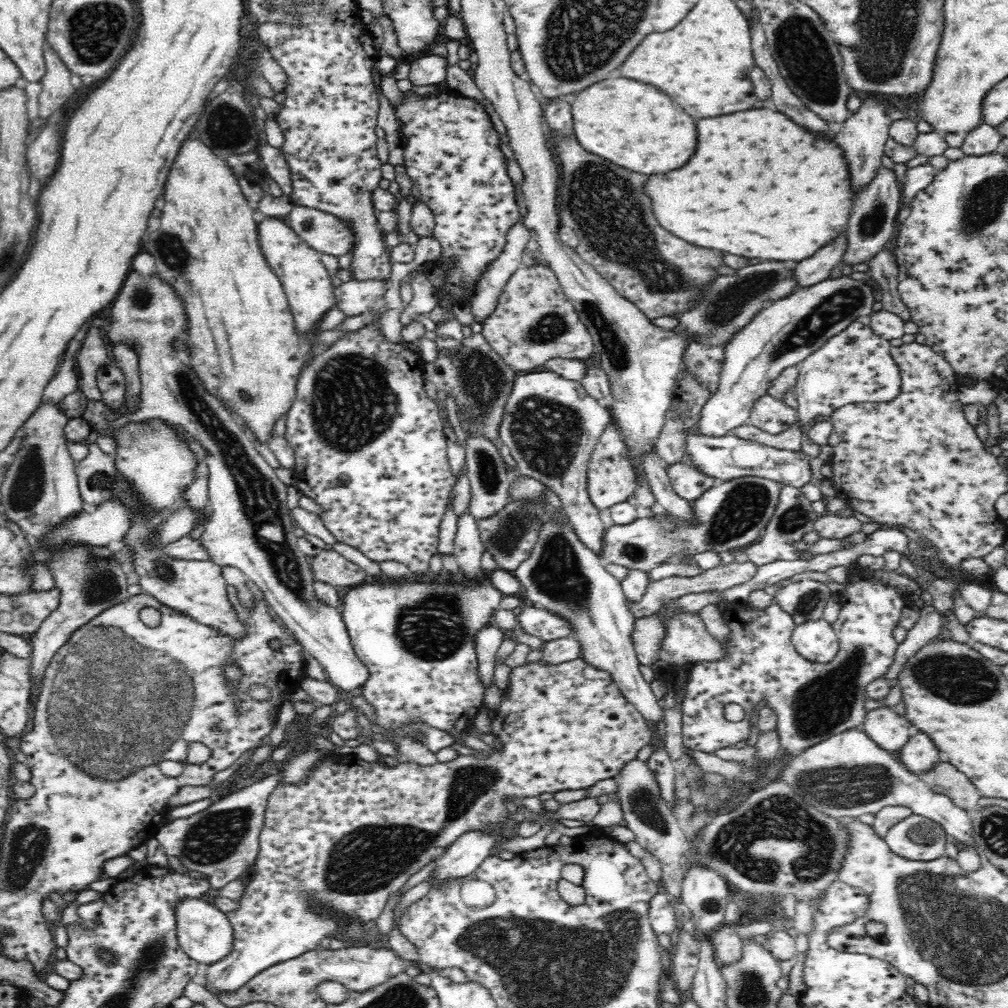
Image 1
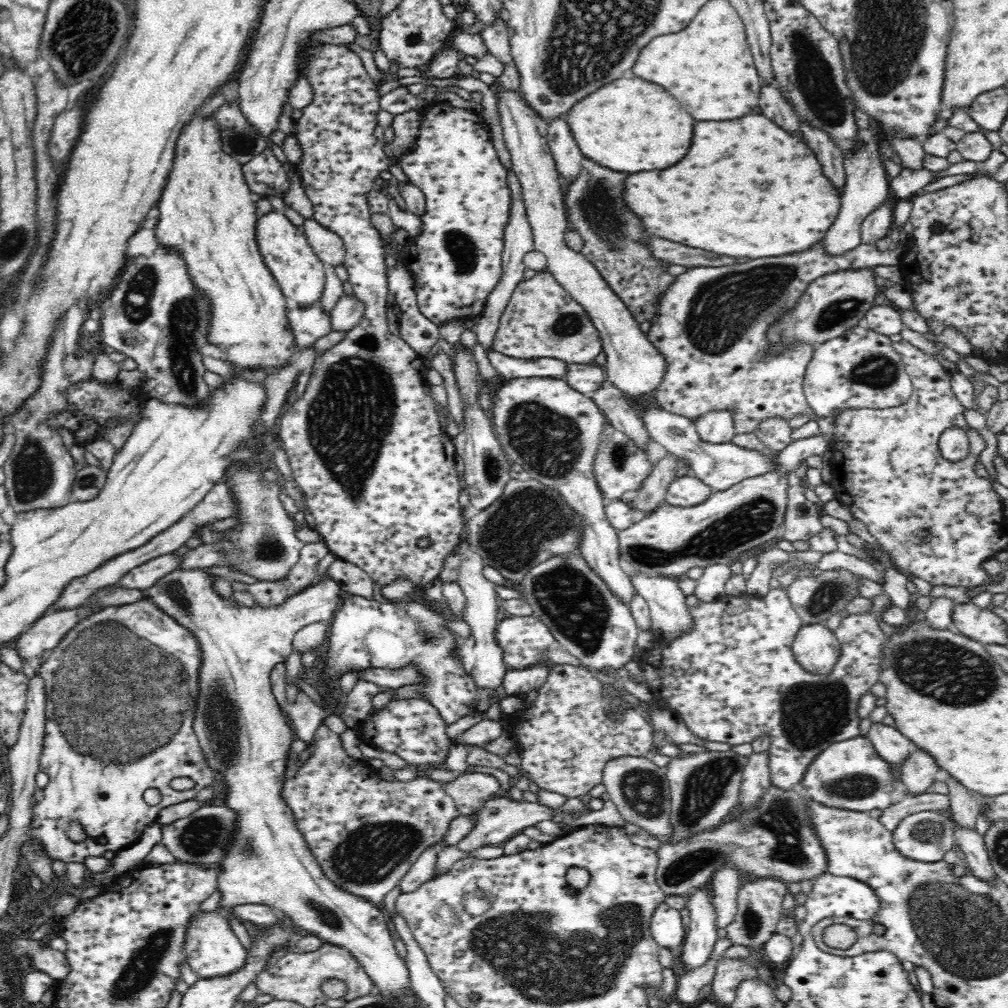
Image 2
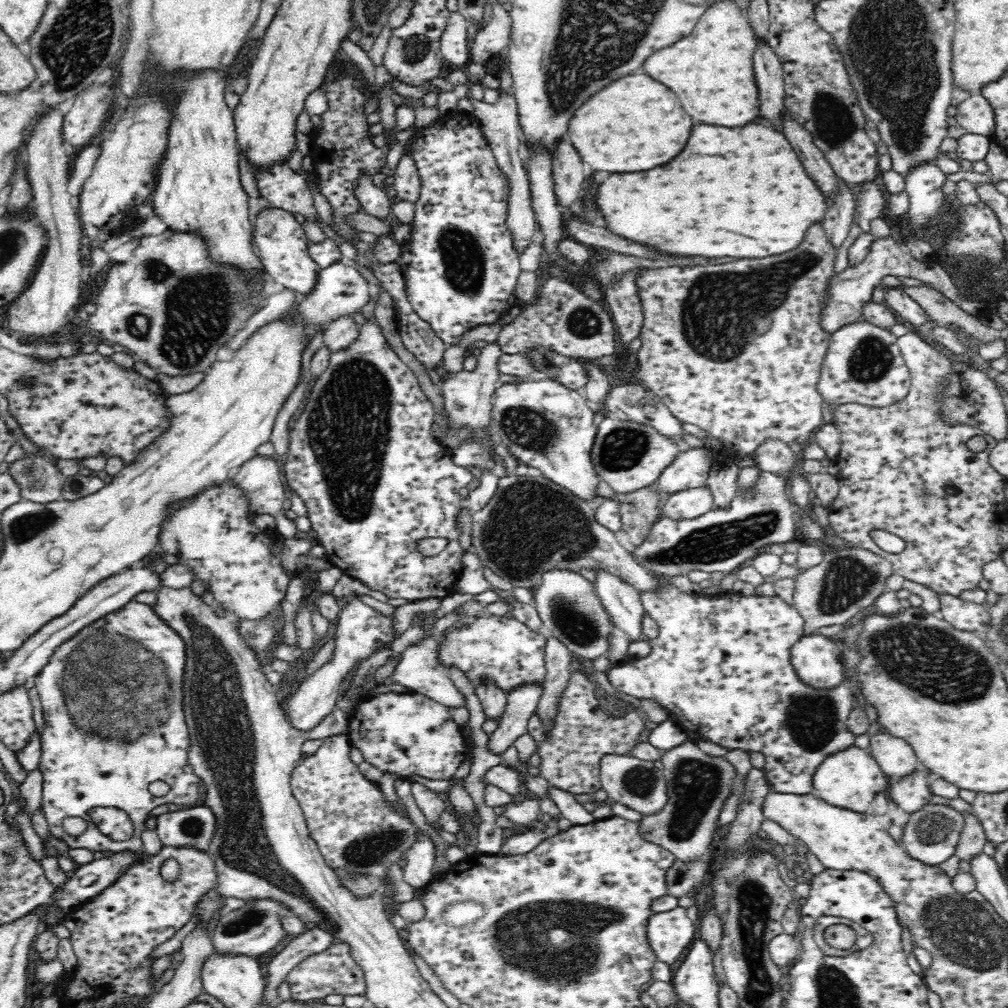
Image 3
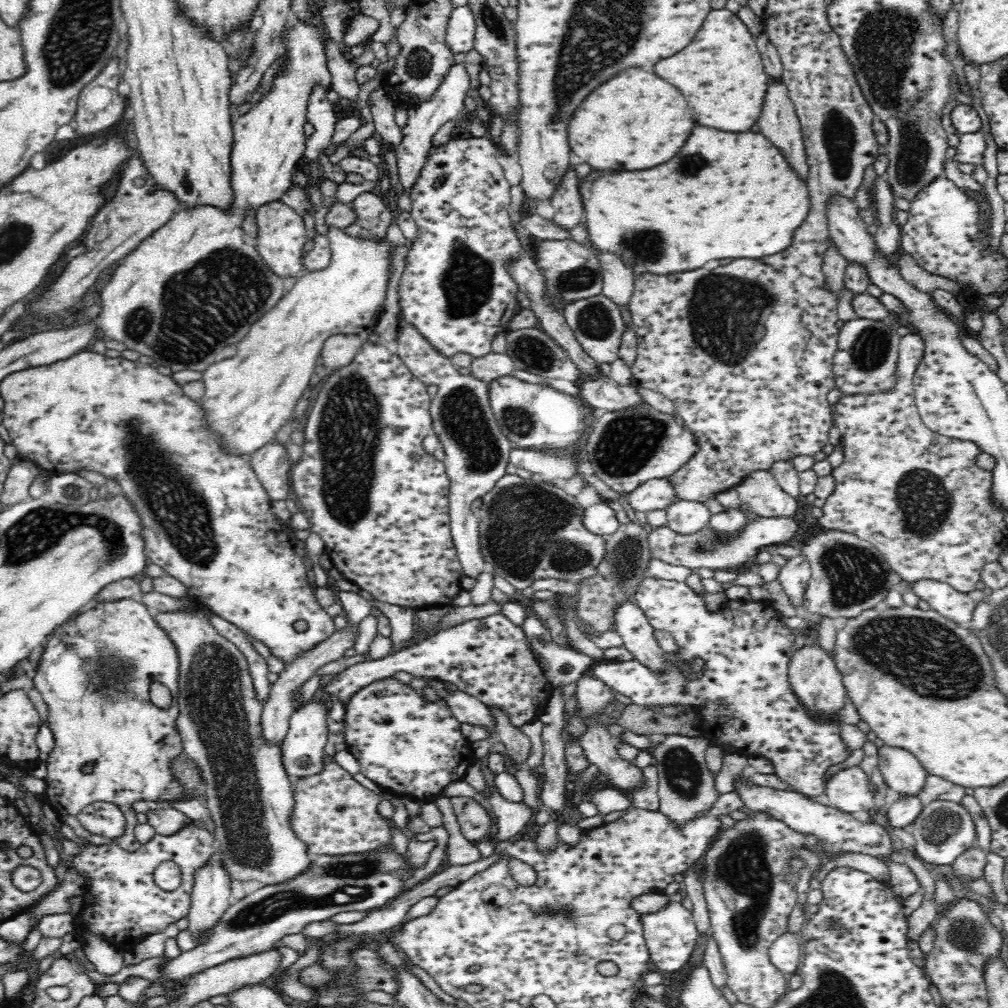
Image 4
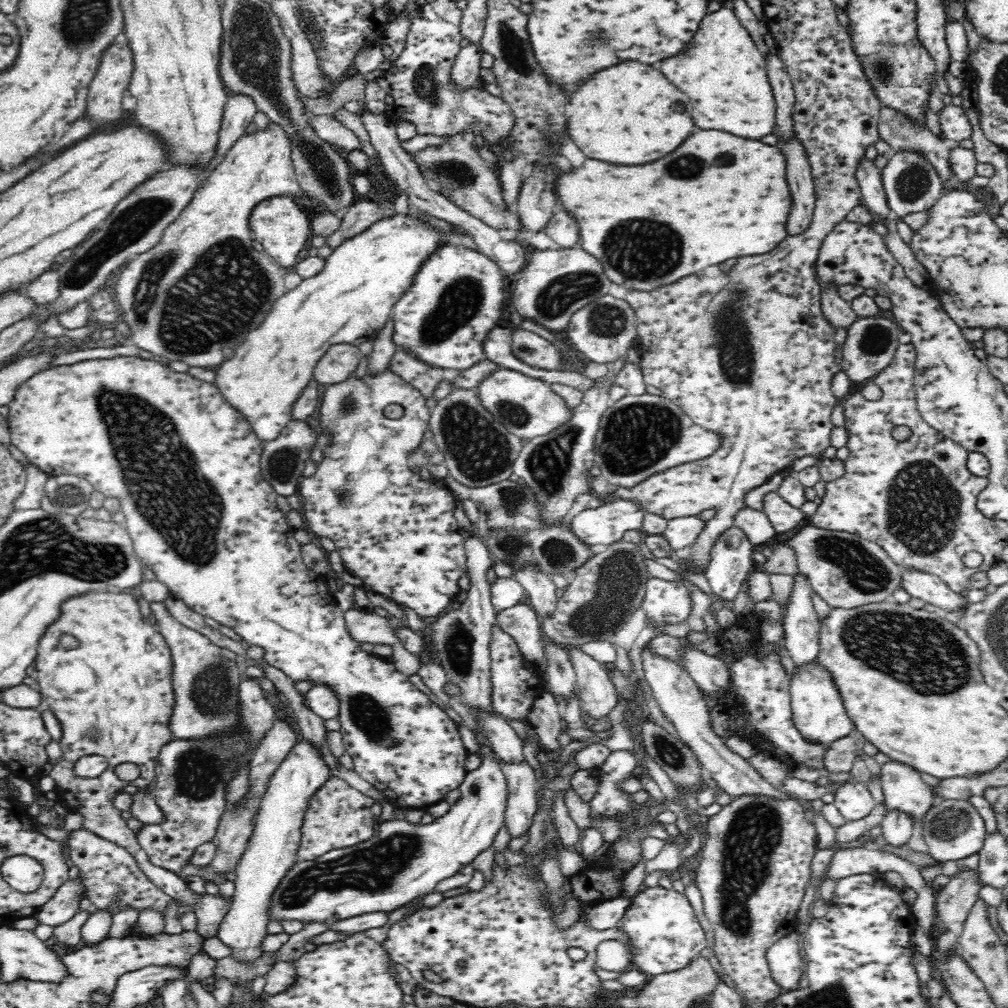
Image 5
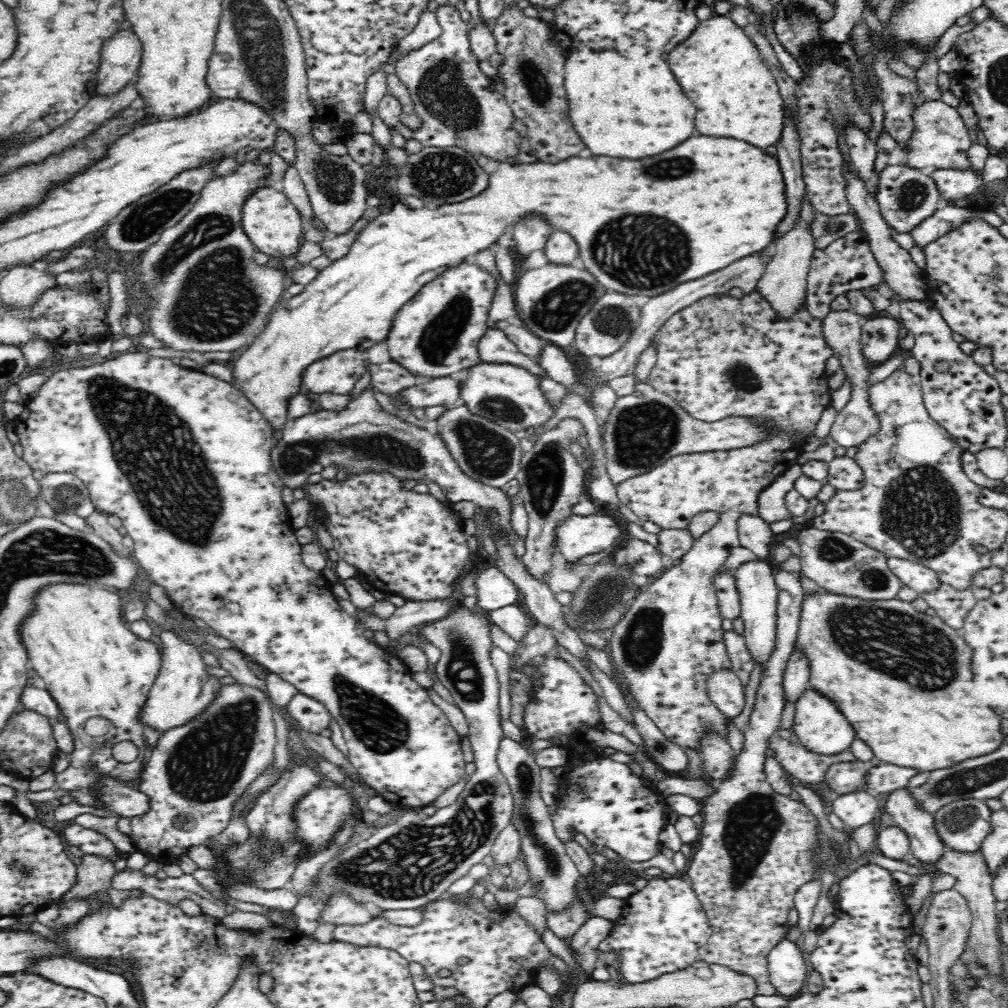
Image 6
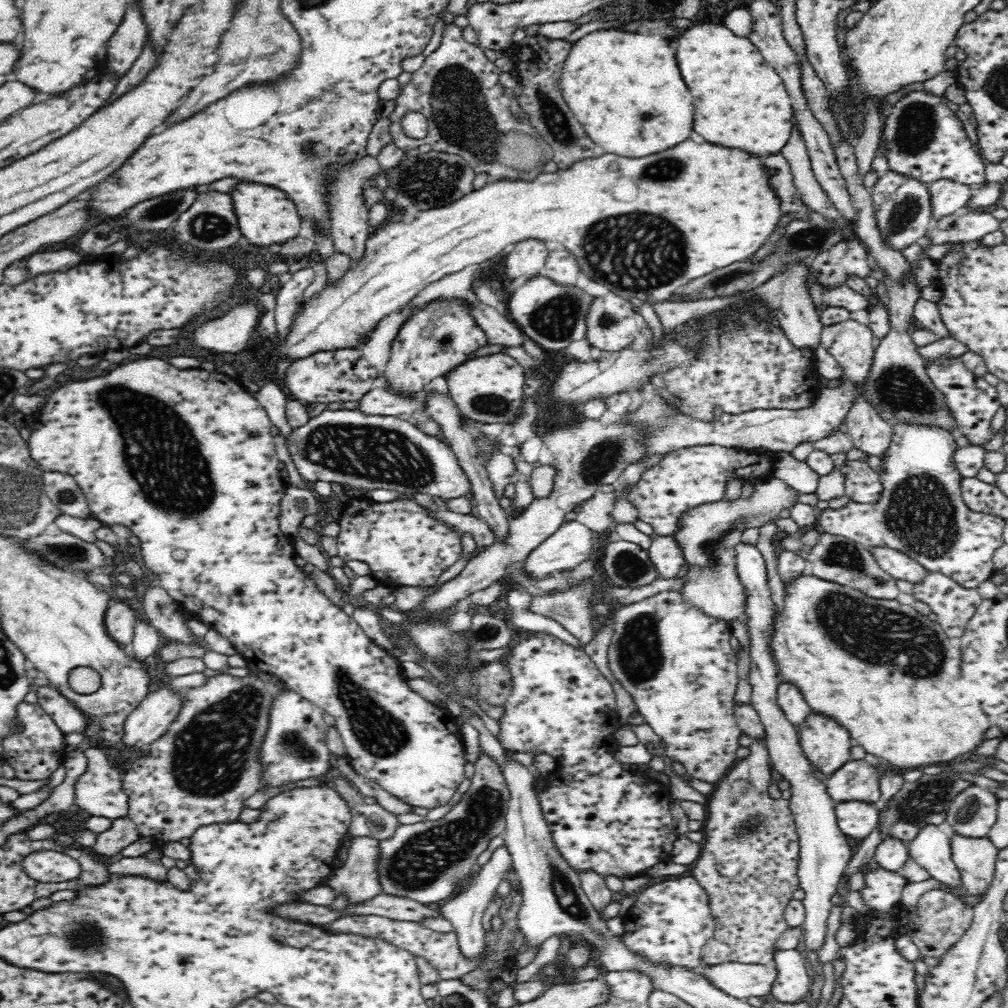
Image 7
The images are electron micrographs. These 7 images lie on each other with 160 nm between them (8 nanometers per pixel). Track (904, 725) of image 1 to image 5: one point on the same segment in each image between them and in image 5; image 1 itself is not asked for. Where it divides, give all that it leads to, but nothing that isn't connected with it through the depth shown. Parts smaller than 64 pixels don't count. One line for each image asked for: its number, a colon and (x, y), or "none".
2: (891, 744)
3: (894, 755)
4: (902, 772)
5: (904, 789)

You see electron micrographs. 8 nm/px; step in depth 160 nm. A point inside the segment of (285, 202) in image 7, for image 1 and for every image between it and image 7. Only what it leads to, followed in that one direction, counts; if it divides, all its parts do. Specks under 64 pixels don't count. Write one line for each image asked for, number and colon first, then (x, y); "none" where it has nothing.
1: (306, 281)
2: (299, 272)
3: (283, 246)
4: (281, 234)
5: (284, 230)
6: (275, 226)

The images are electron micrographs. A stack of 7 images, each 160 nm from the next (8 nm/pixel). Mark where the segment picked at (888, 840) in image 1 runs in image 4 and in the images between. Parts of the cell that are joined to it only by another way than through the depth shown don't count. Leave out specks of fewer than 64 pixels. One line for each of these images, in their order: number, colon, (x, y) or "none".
2: (926, 836)
3: (931, 835)
4: (944, 830)

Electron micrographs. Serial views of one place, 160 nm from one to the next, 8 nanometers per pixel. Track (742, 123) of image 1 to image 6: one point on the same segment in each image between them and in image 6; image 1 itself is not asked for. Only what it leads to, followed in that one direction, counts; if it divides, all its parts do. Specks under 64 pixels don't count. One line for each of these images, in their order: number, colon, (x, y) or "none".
2: (748, 188)
3: (743, 192)
4: (727, 194)
5: (718, 196)
6: (643, 226)

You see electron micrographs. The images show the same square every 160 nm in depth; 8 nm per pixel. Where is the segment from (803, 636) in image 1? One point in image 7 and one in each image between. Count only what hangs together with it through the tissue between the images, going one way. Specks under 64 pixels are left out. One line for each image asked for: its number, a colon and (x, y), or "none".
2: (816, 647)
3: (816, 658)
4: (815, 677)
5: (818, 710)
6: (821, 727)
7: (826, 743)

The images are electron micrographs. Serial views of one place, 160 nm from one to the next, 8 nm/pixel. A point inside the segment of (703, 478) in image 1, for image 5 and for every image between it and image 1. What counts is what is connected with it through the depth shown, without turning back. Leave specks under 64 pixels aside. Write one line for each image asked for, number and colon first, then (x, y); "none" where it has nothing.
2: (688, 490)
3: (689, 502)
4: (686, 516)
5: (682, 532)

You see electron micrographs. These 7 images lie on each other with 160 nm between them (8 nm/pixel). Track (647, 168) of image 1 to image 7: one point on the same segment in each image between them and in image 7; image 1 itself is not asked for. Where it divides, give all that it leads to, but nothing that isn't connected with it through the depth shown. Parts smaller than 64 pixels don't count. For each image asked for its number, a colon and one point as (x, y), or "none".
2: (629, 125)
3: (635, 124)
4: (637, 121)
5: (637, 117)
6: (615, 117)
7: (625, 89)

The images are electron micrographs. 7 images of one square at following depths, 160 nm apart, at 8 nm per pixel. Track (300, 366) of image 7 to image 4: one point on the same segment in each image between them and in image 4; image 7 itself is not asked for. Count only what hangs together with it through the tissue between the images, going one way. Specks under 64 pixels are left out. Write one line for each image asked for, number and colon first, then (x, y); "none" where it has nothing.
4: (338, 350)
5: (340, 361)
6: (337, 373)

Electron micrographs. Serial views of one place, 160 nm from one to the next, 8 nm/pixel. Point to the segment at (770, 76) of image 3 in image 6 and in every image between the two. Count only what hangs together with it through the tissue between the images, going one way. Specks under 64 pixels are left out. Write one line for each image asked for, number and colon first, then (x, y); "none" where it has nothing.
4: (778, 120)
5: (798, 169)
6: (784, 284)

